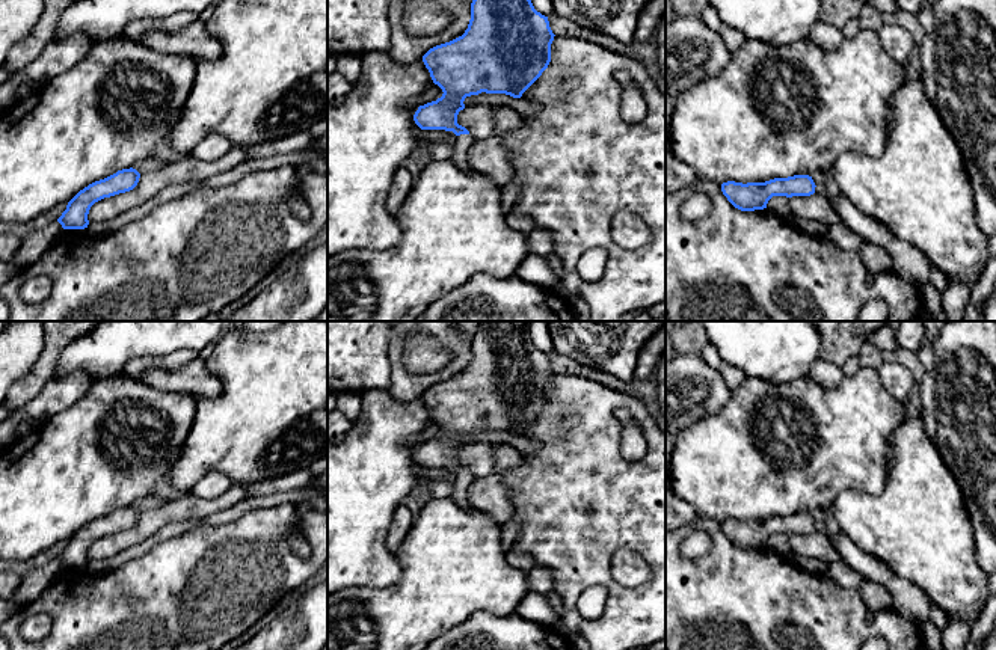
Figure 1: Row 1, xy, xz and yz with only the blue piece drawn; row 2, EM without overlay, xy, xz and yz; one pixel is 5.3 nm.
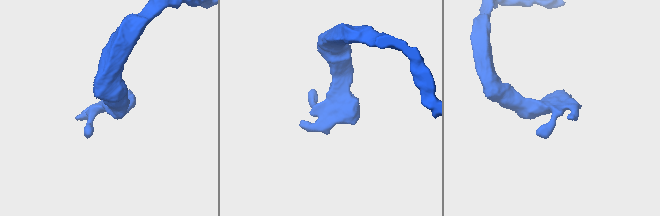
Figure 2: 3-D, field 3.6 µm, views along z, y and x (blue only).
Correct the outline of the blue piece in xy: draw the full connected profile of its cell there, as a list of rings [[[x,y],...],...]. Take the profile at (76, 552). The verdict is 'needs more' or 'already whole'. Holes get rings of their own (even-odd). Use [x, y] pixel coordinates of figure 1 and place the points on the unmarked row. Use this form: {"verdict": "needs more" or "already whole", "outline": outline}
{"verdict": "already whole", "outline": [[[130,505],[89,522],[68,540],[66,547],[62,550],[57,560],[63,567],[88,566],[88,552],[95,540],[133,528],[137,523],[139,516],[140,511]]]}

